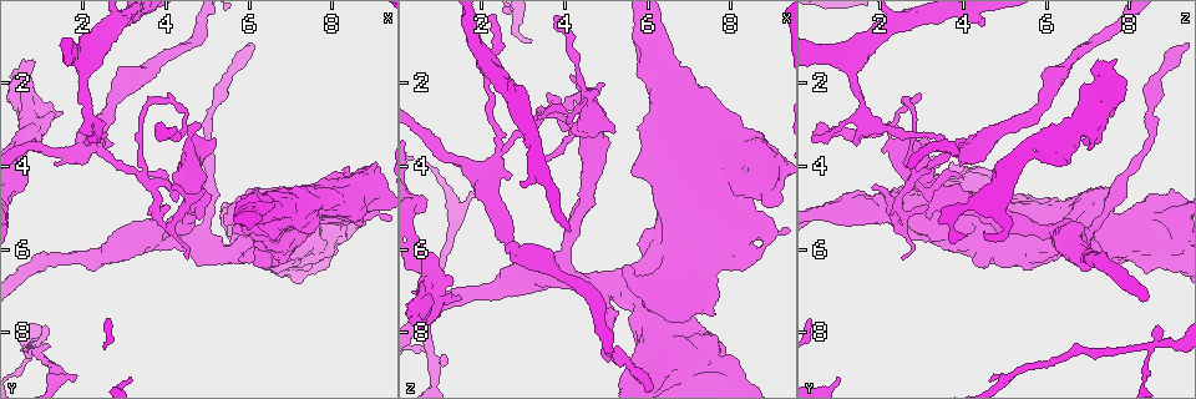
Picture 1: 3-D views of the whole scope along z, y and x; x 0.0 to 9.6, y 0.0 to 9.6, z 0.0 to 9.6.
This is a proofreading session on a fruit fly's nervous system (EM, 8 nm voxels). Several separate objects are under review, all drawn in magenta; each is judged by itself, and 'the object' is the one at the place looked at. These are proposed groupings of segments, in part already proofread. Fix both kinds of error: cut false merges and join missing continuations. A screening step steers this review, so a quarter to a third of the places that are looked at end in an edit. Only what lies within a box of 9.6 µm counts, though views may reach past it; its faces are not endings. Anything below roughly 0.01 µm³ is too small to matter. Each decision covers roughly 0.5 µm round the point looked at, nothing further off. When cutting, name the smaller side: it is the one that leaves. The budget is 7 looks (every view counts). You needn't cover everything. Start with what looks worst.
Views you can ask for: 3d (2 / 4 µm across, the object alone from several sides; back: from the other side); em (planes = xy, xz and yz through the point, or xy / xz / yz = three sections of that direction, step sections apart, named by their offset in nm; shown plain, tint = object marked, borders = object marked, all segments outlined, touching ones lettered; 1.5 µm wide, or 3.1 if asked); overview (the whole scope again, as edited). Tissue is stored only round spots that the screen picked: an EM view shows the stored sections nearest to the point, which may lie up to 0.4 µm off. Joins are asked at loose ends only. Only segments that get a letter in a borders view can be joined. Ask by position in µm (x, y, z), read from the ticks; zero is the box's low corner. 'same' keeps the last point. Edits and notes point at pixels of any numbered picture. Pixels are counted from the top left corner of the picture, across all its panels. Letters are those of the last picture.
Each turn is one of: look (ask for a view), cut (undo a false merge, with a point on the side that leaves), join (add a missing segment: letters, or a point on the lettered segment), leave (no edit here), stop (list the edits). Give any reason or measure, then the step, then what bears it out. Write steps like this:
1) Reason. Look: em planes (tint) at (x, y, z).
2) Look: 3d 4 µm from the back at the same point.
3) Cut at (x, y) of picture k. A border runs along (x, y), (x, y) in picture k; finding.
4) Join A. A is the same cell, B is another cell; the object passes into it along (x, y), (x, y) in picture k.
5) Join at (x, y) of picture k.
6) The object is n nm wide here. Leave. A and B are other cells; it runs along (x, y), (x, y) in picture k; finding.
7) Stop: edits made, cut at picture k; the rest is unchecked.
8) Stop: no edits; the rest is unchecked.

Sudden change in width. Look: em planes (plain) at (2.45, 3.70, 3.70).

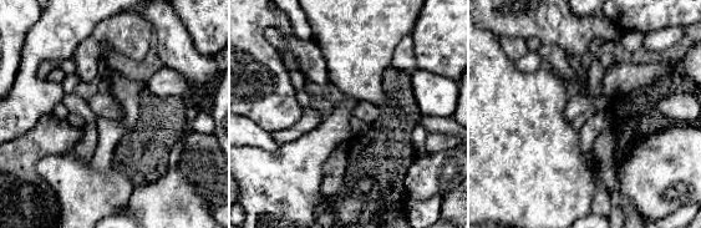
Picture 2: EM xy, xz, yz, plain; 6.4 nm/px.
See the neighbours. Look: em planes (borders) at the same point.

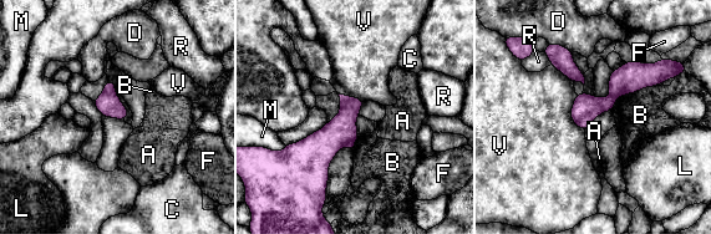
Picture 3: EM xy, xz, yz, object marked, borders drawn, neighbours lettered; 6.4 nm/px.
Cut at (314, 153) of picture 3. A, B, C, D, F, L, M, R and V are other cells; a border runs along (355, 138), (343, 145) in picture 3; a second cell is stuck on.

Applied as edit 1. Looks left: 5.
Three-way junction. Look: em yz step 4 (tint) at (0.80, 8.30, 8.55).

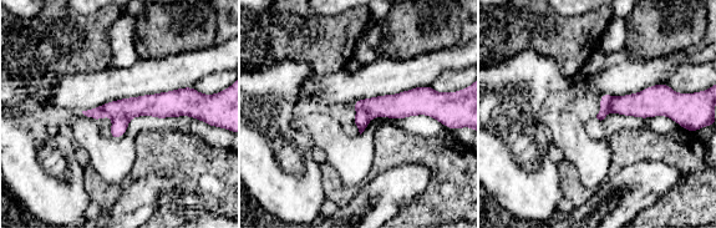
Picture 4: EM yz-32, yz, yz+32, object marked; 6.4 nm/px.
Cut it another way. Look: em planes (borders) at the same point.

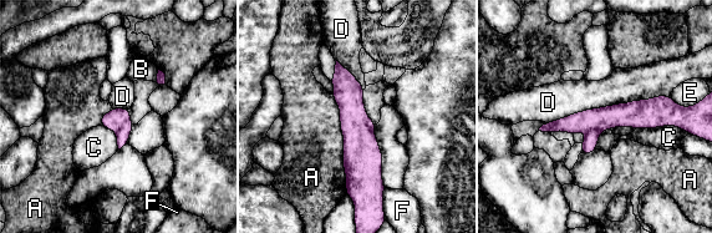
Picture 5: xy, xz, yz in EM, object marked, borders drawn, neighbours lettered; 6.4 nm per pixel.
Cut at (589, 145) of picture 5. A, B, C, D, E and F are other cells; a border runs along (601, 130), (589, 130), (586, 132) in picture 5; a second cell is stuck on.

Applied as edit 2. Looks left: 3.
Free end. Look: 3d 4 µm at (0.85, 1.50, 7.30).

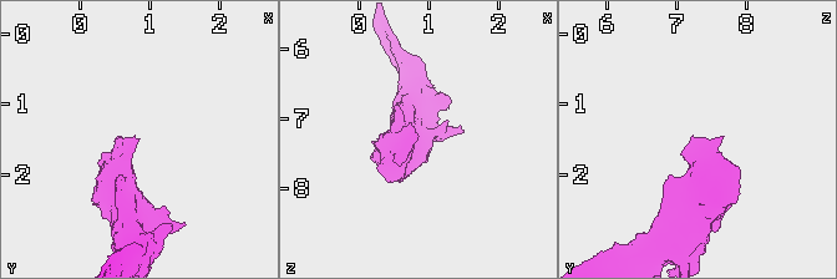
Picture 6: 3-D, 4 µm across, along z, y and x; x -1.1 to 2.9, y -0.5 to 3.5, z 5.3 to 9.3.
Shape alone is not enough. Look: em planes (borders) at (0.85, 1.50, 7.25).

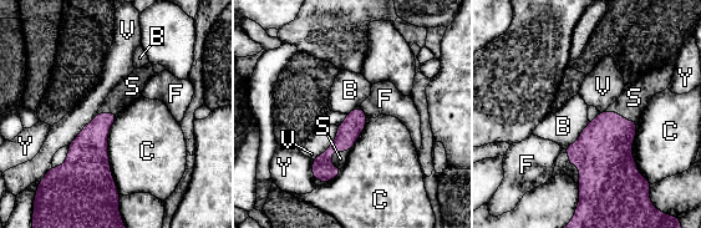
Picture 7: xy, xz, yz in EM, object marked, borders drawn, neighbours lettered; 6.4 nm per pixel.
Join S. S is the same cell, B, C, F, V and Y are other cells; the object passes into it along (349, 131), (334, 151), (340, 158) in picture 7; it goes on there.

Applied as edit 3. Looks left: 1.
Stop: edits made, cut at picture 3, cut at picture 5, join at picture 7; the rest is unchecked.

